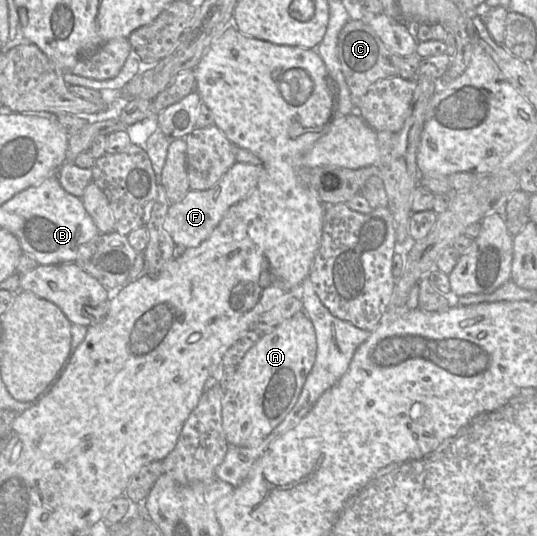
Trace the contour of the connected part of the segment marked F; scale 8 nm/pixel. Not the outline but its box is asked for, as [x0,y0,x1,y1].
[164,161,262,248]

